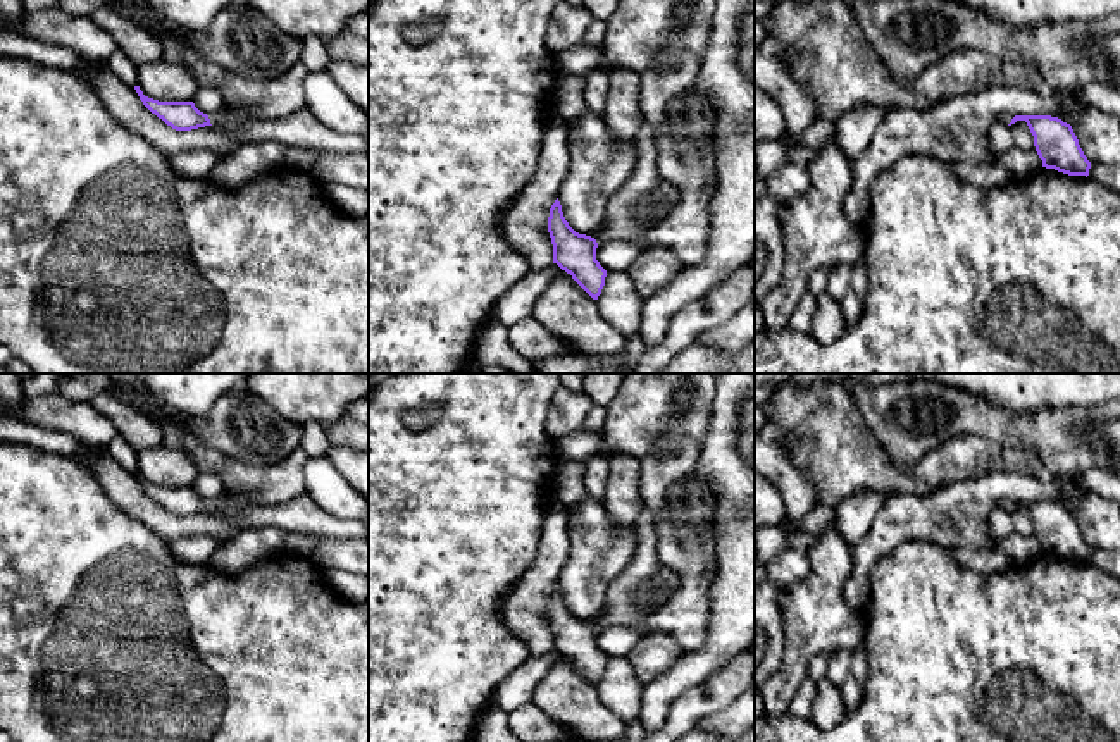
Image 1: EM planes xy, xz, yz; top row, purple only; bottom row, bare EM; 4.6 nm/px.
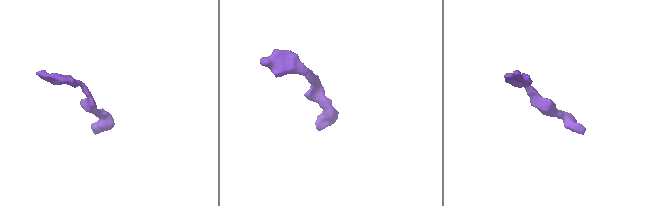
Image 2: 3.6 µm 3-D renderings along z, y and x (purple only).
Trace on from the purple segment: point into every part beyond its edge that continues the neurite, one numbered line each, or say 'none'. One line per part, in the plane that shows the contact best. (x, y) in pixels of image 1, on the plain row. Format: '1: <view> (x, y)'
1: xy (228, 498)

